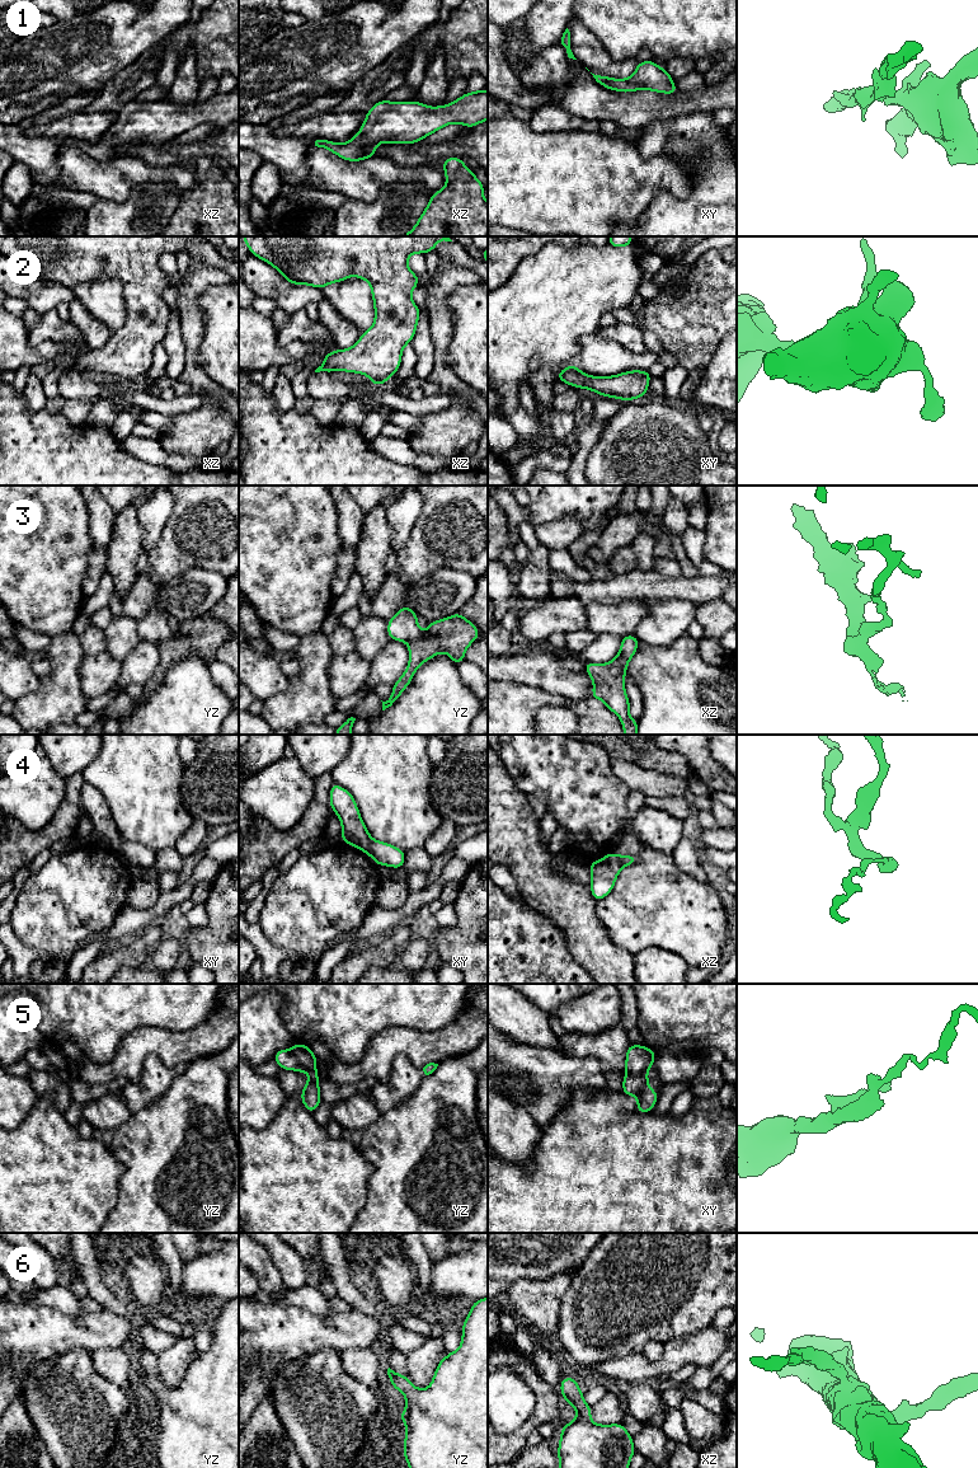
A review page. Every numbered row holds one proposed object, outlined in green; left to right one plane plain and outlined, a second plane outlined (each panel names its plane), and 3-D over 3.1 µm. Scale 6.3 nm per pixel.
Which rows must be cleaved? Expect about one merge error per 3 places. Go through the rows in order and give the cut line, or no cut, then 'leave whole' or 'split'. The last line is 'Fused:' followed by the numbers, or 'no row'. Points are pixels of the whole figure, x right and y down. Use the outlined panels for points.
1: cut none; leave whole
2: cut none; leave whole
3: cut yz (422, 633), (408, 645); split
4: cut xy (374, 840), (366, 852); split
5: cut xy (647, 1069), (638, 1074), (626, 1073); split
6: cut none; leave whole
Fused: 3, 4, 5

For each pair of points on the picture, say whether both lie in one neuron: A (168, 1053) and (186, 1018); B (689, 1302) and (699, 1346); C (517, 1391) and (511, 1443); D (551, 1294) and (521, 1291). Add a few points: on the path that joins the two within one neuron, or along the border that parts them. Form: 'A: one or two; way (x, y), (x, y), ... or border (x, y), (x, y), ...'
A: two; border (207, 1018), (183, 1030), (164, 1030), (150, 1026)
B: two; border (711, 1326), (667, 1341)
C: two; border (534, 1411), (513, 1431), (501, 1433)
D: one; way (544, 1294), (529, 1294)

